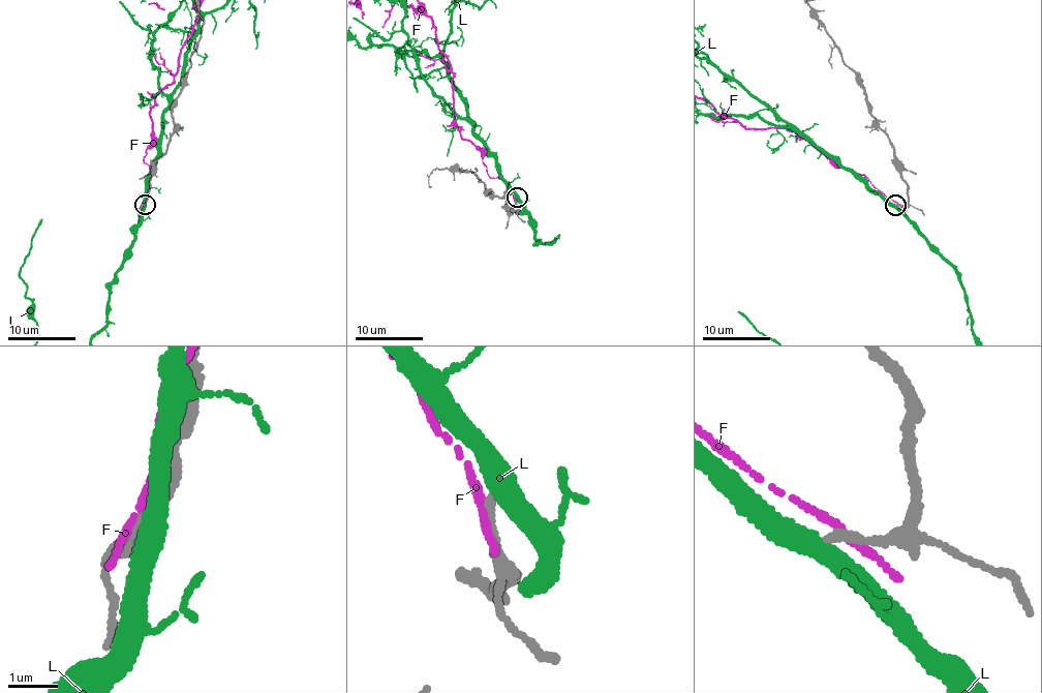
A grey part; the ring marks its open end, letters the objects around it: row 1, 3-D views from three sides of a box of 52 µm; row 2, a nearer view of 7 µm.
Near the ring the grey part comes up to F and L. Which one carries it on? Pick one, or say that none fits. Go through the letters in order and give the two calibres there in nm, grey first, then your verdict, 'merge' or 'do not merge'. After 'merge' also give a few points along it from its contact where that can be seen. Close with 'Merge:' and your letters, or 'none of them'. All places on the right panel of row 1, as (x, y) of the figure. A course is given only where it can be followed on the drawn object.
F: 240/180 nm | do not merge
L: 170/400 nm | do not merge
Merge: none of them

